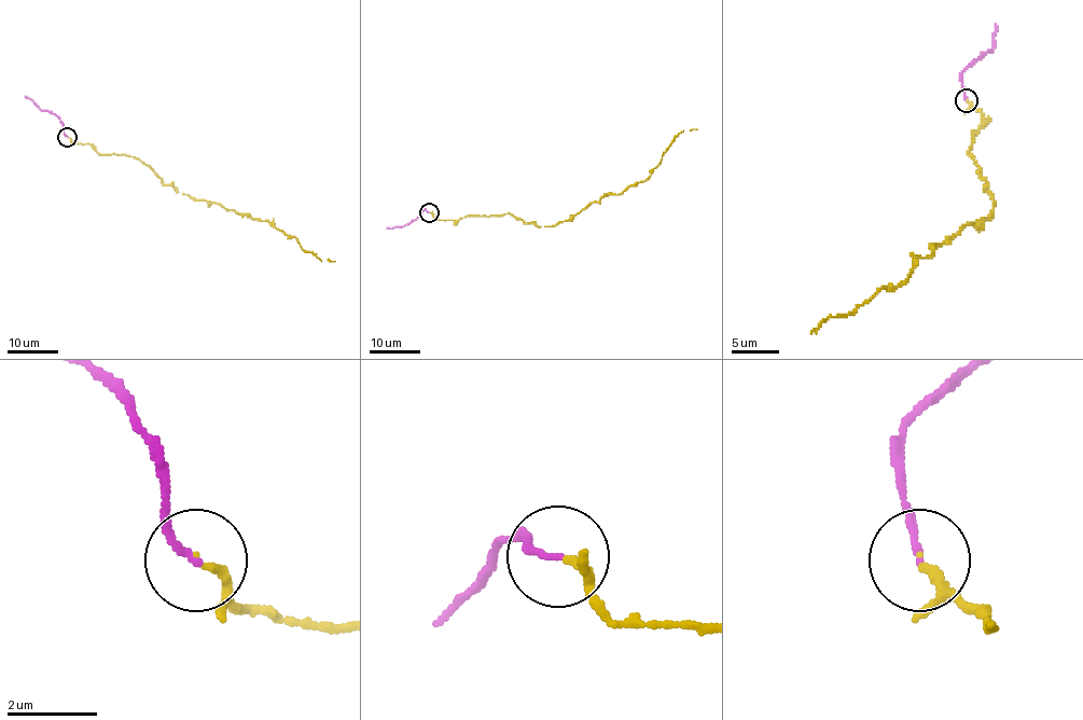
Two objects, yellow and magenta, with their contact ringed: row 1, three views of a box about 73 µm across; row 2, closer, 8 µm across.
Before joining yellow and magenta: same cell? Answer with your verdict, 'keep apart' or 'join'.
join

